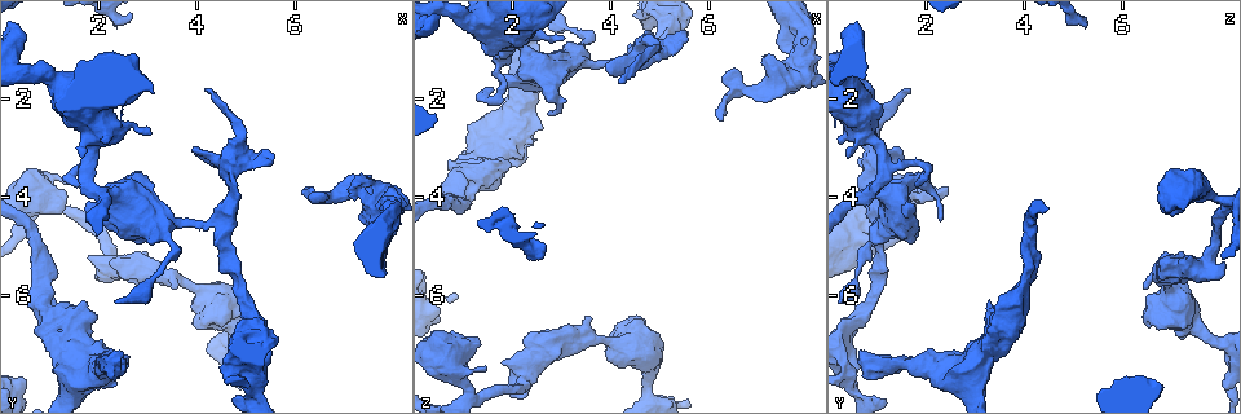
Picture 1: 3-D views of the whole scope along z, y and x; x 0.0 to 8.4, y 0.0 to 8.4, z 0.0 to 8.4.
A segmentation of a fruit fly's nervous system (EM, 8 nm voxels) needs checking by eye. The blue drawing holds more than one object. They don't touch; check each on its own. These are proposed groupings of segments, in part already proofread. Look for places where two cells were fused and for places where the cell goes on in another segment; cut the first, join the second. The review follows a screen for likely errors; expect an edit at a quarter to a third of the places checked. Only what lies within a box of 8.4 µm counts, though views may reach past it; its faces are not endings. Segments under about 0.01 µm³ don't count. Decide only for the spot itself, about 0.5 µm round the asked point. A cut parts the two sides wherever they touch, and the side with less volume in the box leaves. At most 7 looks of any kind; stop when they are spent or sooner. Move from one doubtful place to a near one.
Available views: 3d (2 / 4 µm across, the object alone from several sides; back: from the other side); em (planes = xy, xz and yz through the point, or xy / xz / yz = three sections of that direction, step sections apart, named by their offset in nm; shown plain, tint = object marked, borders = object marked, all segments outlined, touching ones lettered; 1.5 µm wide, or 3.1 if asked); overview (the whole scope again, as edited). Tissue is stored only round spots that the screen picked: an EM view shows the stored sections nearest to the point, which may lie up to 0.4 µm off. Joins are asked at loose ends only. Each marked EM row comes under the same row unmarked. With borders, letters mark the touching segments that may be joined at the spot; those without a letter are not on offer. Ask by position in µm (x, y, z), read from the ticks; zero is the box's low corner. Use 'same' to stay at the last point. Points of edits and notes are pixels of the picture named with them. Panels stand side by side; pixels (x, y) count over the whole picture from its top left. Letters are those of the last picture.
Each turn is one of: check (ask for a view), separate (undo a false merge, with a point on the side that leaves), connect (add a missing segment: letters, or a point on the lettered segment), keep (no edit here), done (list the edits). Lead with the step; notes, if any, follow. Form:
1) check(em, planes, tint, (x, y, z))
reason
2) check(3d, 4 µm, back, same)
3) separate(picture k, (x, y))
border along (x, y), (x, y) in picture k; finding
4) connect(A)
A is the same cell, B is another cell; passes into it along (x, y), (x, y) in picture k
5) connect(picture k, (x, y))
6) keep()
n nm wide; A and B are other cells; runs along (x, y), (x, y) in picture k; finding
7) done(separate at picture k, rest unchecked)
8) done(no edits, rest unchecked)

check(3d, 4 µm, back, (2.35, 4.80, 1.55))
stops while still wide

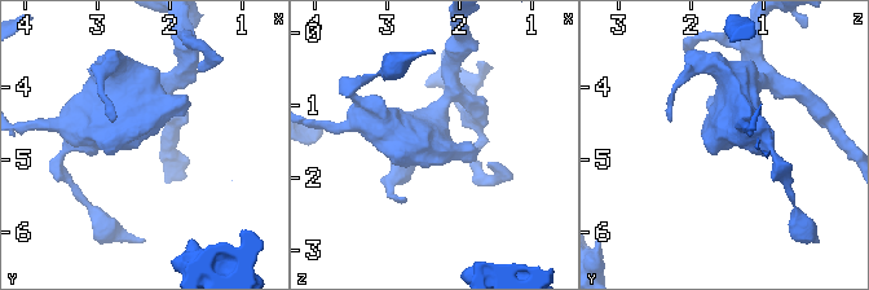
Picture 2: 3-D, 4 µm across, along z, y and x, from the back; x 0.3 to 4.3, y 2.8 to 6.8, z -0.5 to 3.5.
check(em, 3.1 µm, planes, borders, (2.45, 4.80, 1.55))

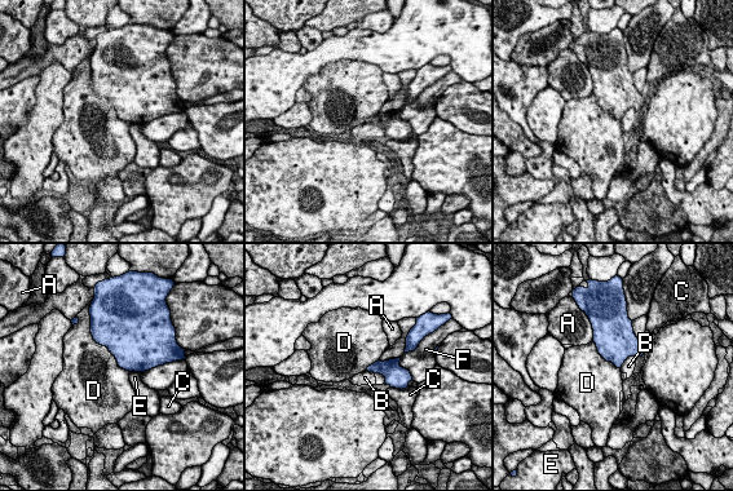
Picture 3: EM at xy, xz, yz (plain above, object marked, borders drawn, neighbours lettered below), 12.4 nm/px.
keep()
A, B, C, D, E and F are other cells; border along (91, 334), (120, 367), (129, 371) in picture 3; none of them fits

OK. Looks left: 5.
check(3d, 4 µm, (2.00, 6.85, 3.05))
stops while still wide

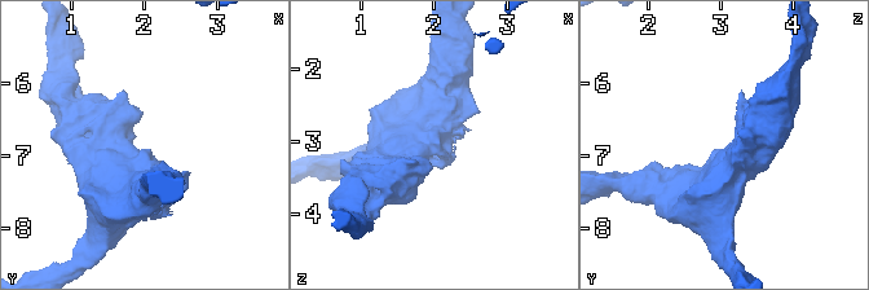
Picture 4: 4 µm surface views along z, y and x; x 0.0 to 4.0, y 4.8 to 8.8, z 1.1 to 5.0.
check(em, planes, borders, (2.05, 6.90, 3.05))

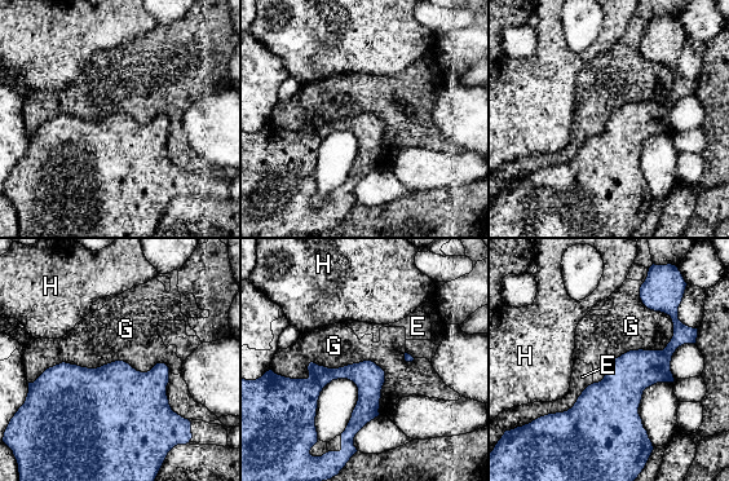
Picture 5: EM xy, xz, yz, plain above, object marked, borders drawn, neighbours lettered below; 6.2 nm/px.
keep()
E, G and H are other cells; border along (641, 286), (672, 338), (593, 383) in picture 5; none of them fits

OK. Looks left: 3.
check(3d, 2 µm, (2.55, 7.20, 0.70))
an open end

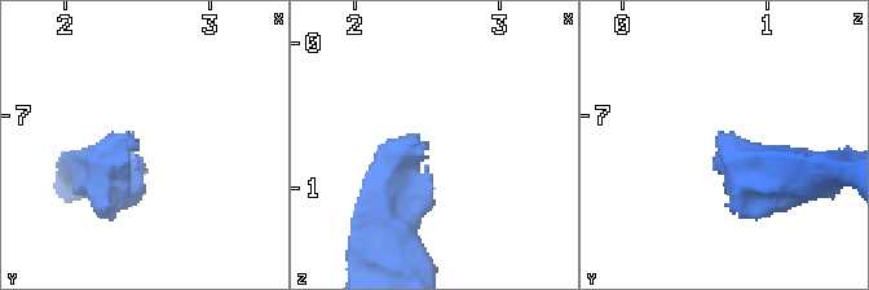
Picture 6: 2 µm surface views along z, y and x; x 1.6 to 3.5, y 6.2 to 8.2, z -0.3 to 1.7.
check(em, planes, borders, (2.52, 7.16, 0.70))
need the tissue

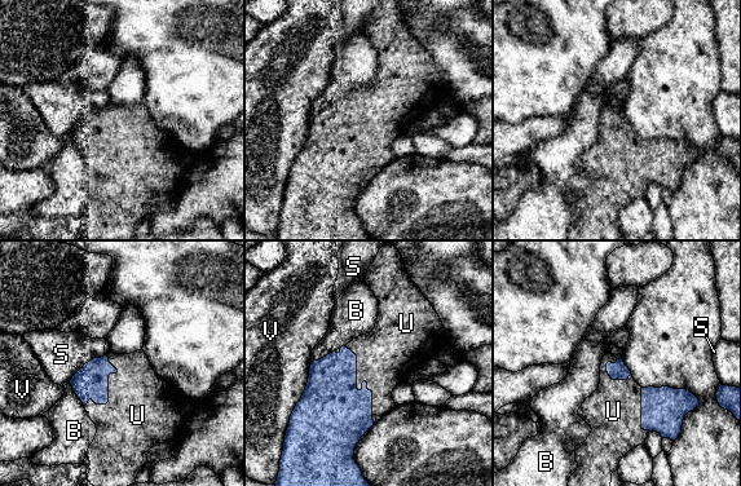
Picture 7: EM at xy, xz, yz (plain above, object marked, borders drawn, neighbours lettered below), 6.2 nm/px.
connect(U)
U touches over 500 nm; U is the same cell, B, S and V are other cells; it goes on there

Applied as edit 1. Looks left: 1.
done(connect at picture 7, rest unchecked)

